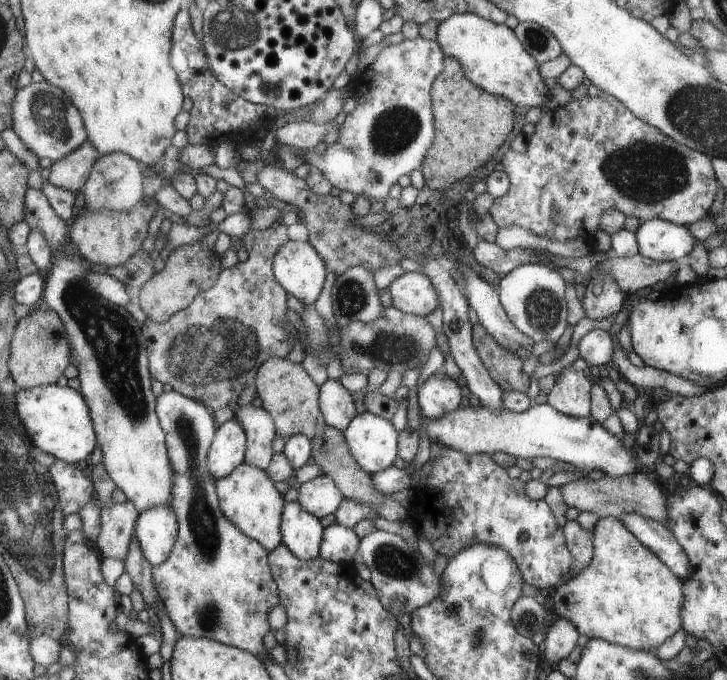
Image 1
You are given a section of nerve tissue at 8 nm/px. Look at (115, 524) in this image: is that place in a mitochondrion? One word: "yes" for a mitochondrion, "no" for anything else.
no

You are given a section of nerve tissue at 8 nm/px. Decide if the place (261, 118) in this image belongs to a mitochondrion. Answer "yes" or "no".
no

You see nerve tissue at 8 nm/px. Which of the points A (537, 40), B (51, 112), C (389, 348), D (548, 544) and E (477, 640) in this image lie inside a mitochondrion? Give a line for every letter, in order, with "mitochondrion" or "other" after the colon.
A: mitochondrion
B: mitochondrion
C: mitochondrion
D: other
E: mitochondrion

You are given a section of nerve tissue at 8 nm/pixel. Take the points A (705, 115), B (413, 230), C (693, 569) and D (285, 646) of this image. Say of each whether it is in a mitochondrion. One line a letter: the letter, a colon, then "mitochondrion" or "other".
A: mitochondrion
B: other
C: other
D: other

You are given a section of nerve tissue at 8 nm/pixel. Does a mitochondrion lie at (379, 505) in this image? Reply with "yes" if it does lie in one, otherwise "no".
no

